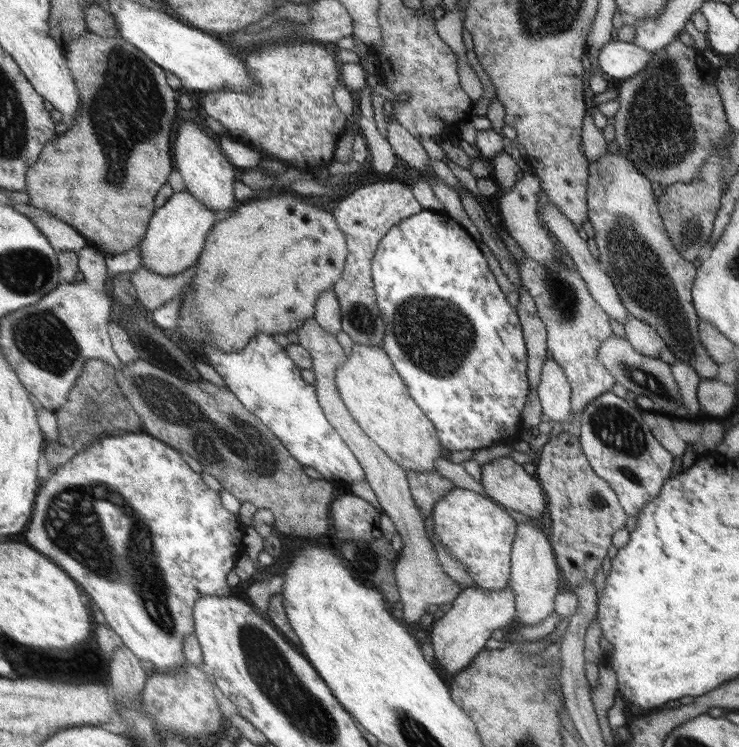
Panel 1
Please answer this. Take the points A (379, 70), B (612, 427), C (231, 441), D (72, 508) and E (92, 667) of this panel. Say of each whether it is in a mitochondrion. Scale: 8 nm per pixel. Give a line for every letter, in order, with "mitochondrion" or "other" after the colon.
A: other
B: mitochondrion
C: mitochondrion
D: mitochondrion
E: other

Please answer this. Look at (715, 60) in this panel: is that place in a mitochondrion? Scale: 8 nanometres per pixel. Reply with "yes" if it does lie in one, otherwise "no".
no

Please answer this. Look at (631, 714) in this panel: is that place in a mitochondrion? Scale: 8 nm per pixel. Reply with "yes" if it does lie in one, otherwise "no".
no

